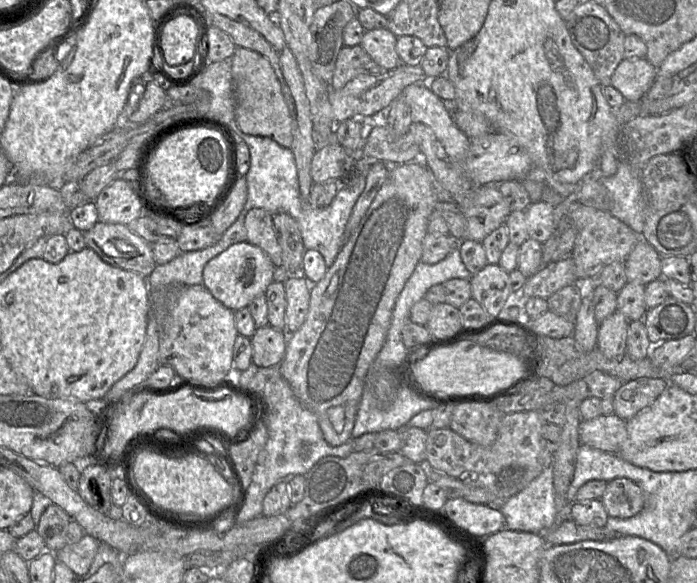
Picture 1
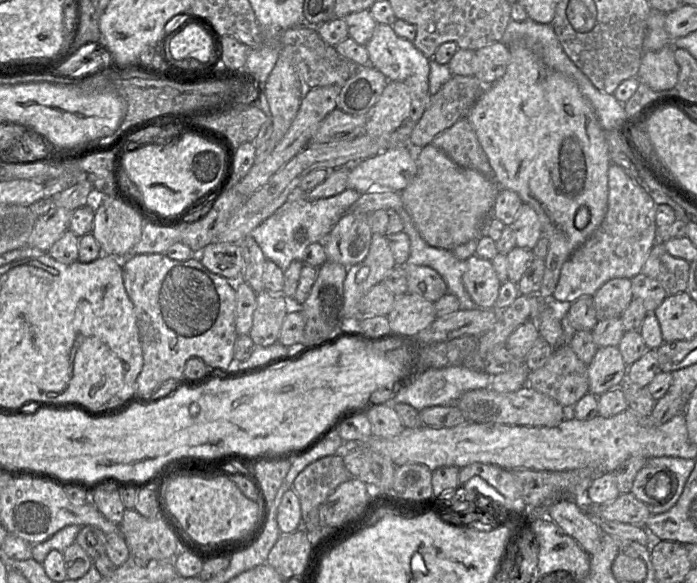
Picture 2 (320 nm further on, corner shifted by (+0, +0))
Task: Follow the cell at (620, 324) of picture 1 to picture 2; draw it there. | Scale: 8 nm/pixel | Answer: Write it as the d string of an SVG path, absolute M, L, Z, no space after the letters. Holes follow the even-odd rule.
M617 346L598 348L588 366L589 393L599 397L625 383L628 366Z

